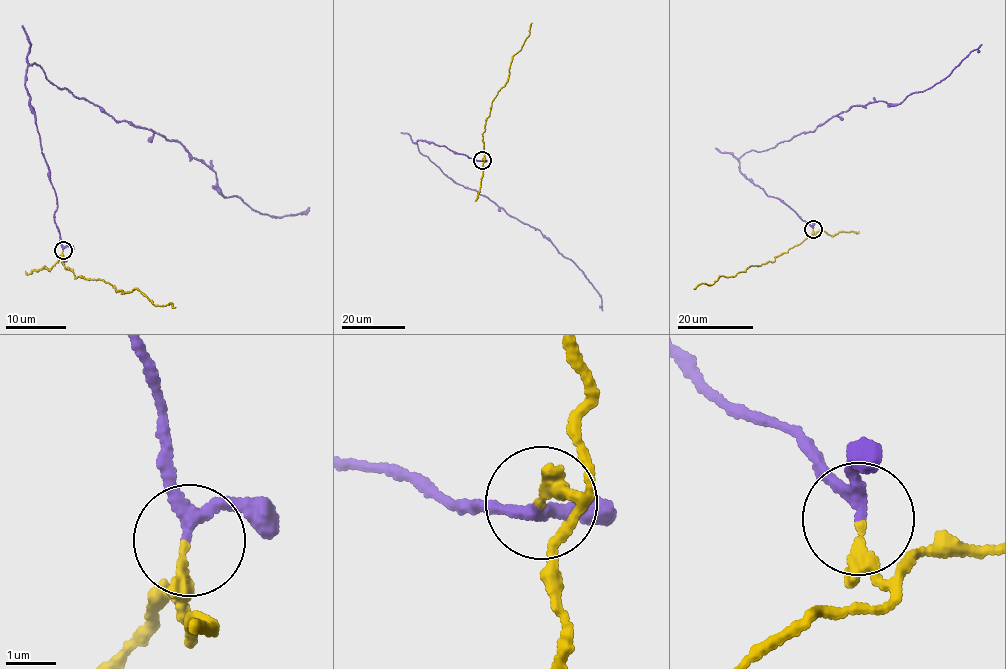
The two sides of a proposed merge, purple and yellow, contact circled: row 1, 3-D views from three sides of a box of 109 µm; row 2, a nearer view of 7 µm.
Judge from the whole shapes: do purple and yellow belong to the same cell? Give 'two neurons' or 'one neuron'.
two neurons

